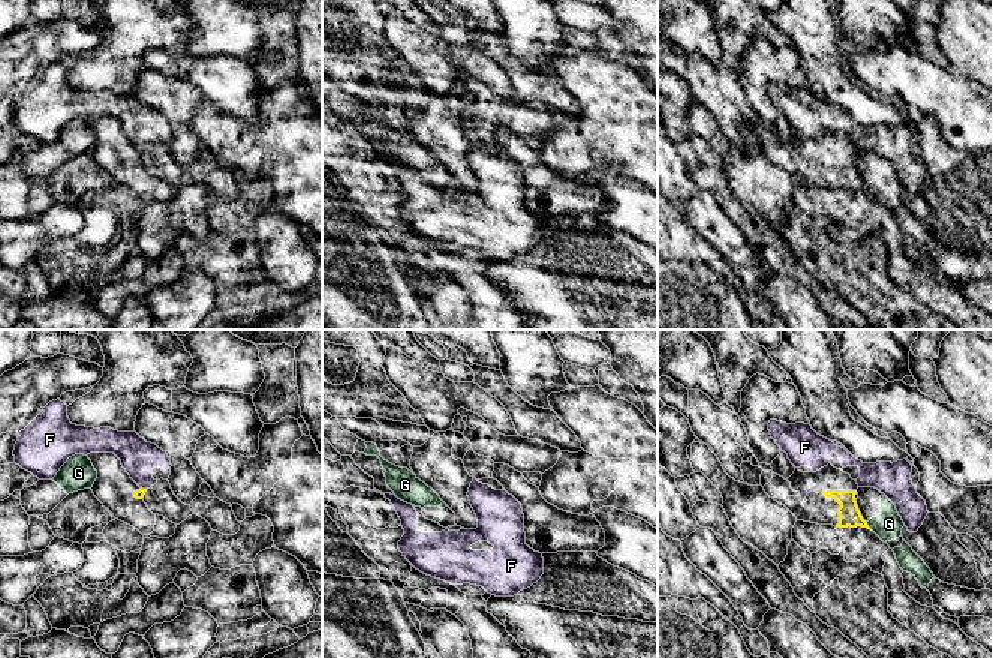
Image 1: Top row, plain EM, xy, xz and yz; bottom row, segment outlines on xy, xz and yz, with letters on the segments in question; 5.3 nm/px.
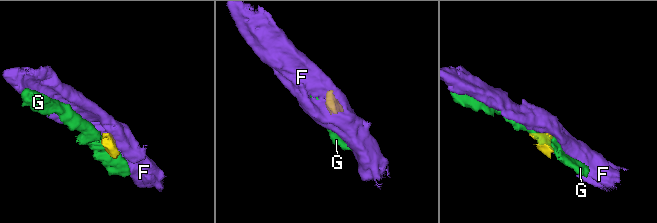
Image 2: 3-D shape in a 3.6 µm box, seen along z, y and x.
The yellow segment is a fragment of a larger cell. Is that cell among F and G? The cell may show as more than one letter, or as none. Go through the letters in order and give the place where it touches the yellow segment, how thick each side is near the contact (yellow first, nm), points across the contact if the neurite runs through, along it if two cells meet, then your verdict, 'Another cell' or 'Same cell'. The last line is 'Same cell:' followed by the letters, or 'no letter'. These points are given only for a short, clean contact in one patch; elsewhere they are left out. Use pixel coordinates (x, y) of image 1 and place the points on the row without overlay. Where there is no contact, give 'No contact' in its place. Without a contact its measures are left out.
F: Touches yellow at xy (144, 153). Thickness 50 nm (yellow) against 190 nm. Boundary: xy (141, 150), (146, 153). Another cell
G: Touches yellow at yz (867, 191). Thickness 120 nm (yellow) against 150 nm. Boundary: yz (866, 186), (872, 194). Another cell
Same cell: no letter

